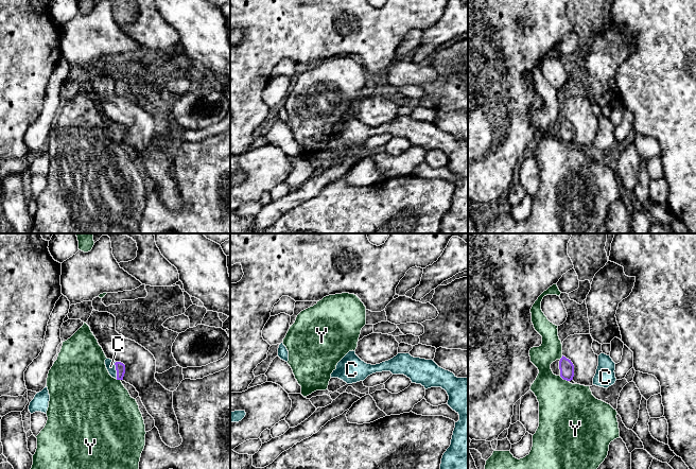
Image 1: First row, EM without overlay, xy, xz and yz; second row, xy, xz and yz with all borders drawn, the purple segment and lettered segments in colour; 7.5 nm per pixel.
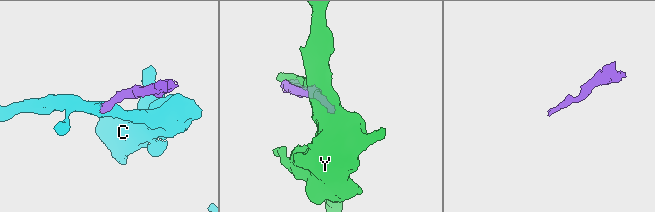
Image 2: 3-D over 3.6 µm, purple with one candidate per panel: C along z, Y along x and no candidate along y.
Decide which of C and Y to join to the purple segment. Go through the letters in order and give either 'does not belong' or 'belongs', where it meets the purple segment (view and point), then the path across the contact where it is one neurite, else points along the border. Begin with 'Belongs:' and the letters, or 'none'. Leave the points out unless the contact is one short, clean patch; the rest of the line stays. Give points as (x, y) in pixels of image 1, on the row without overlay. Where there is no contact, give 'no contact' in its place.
Belongs: C
C: belongs; contact xy (117, 133); way xy (120, 129), (117, 133), (110, 128)
Y: does not belong; contact yz (563, 141)

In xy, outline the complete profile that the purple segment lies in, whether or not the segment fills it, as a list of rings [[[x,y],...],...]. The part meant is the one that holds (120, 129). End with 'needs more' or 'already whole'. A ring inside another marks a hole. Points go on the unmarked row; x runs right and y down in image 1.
[[[110,121],[105,122],[106,131],[109,135],[109,137],[117,141],[117,142],[123,142],[124,136],[125,136],[125,127],[121,124],[116,124]]] | needs more

